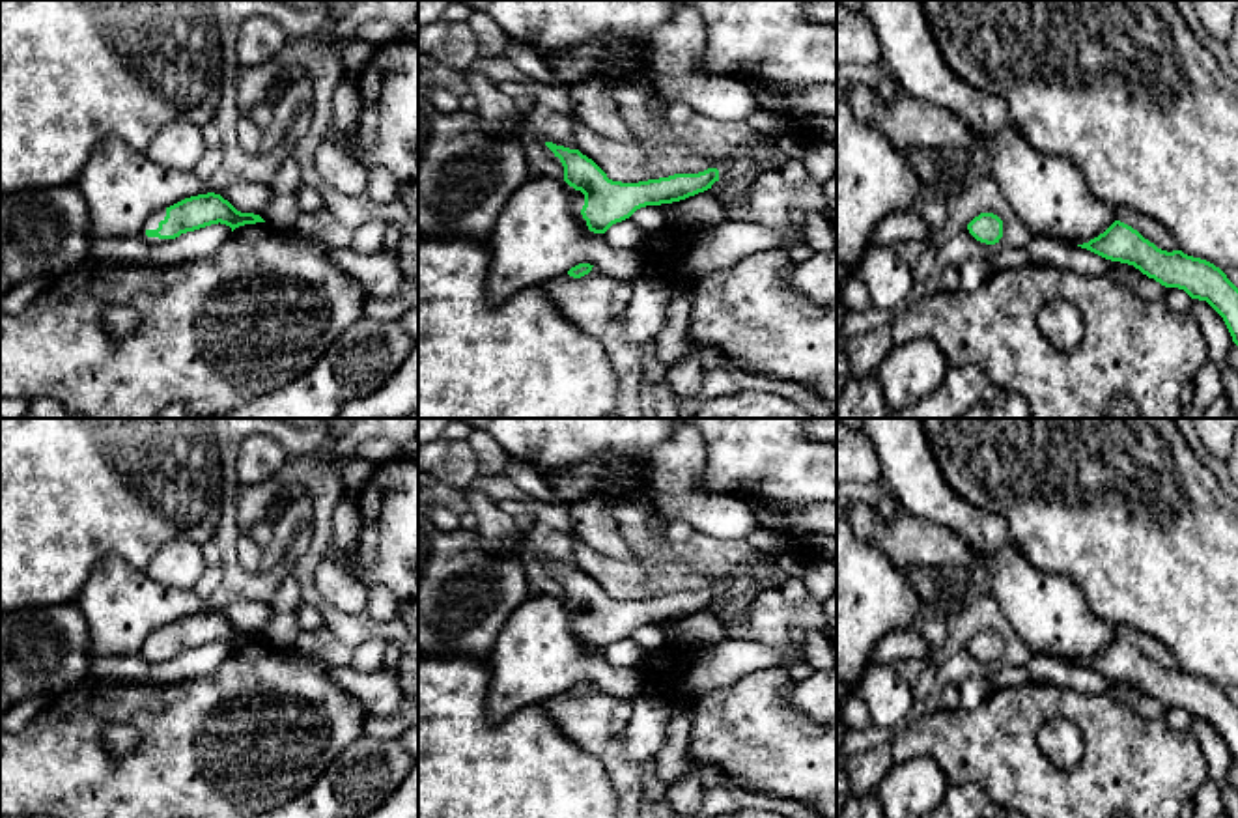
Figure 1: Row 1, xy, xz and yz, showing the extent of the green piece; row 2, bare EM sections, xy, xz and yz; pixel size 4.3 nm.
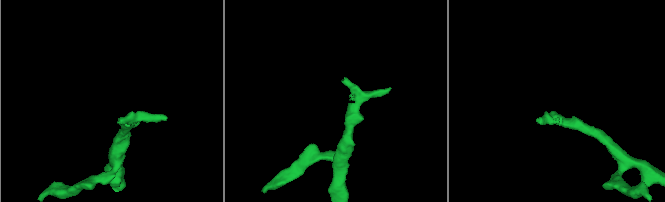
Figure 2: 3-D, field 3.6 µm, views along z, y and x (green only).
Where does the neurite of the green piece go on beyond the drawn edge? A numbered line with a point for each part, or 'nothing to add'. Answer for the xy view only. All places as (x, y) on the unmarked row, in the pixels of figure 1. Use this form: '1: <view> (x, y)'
1: xy (152, 641)

